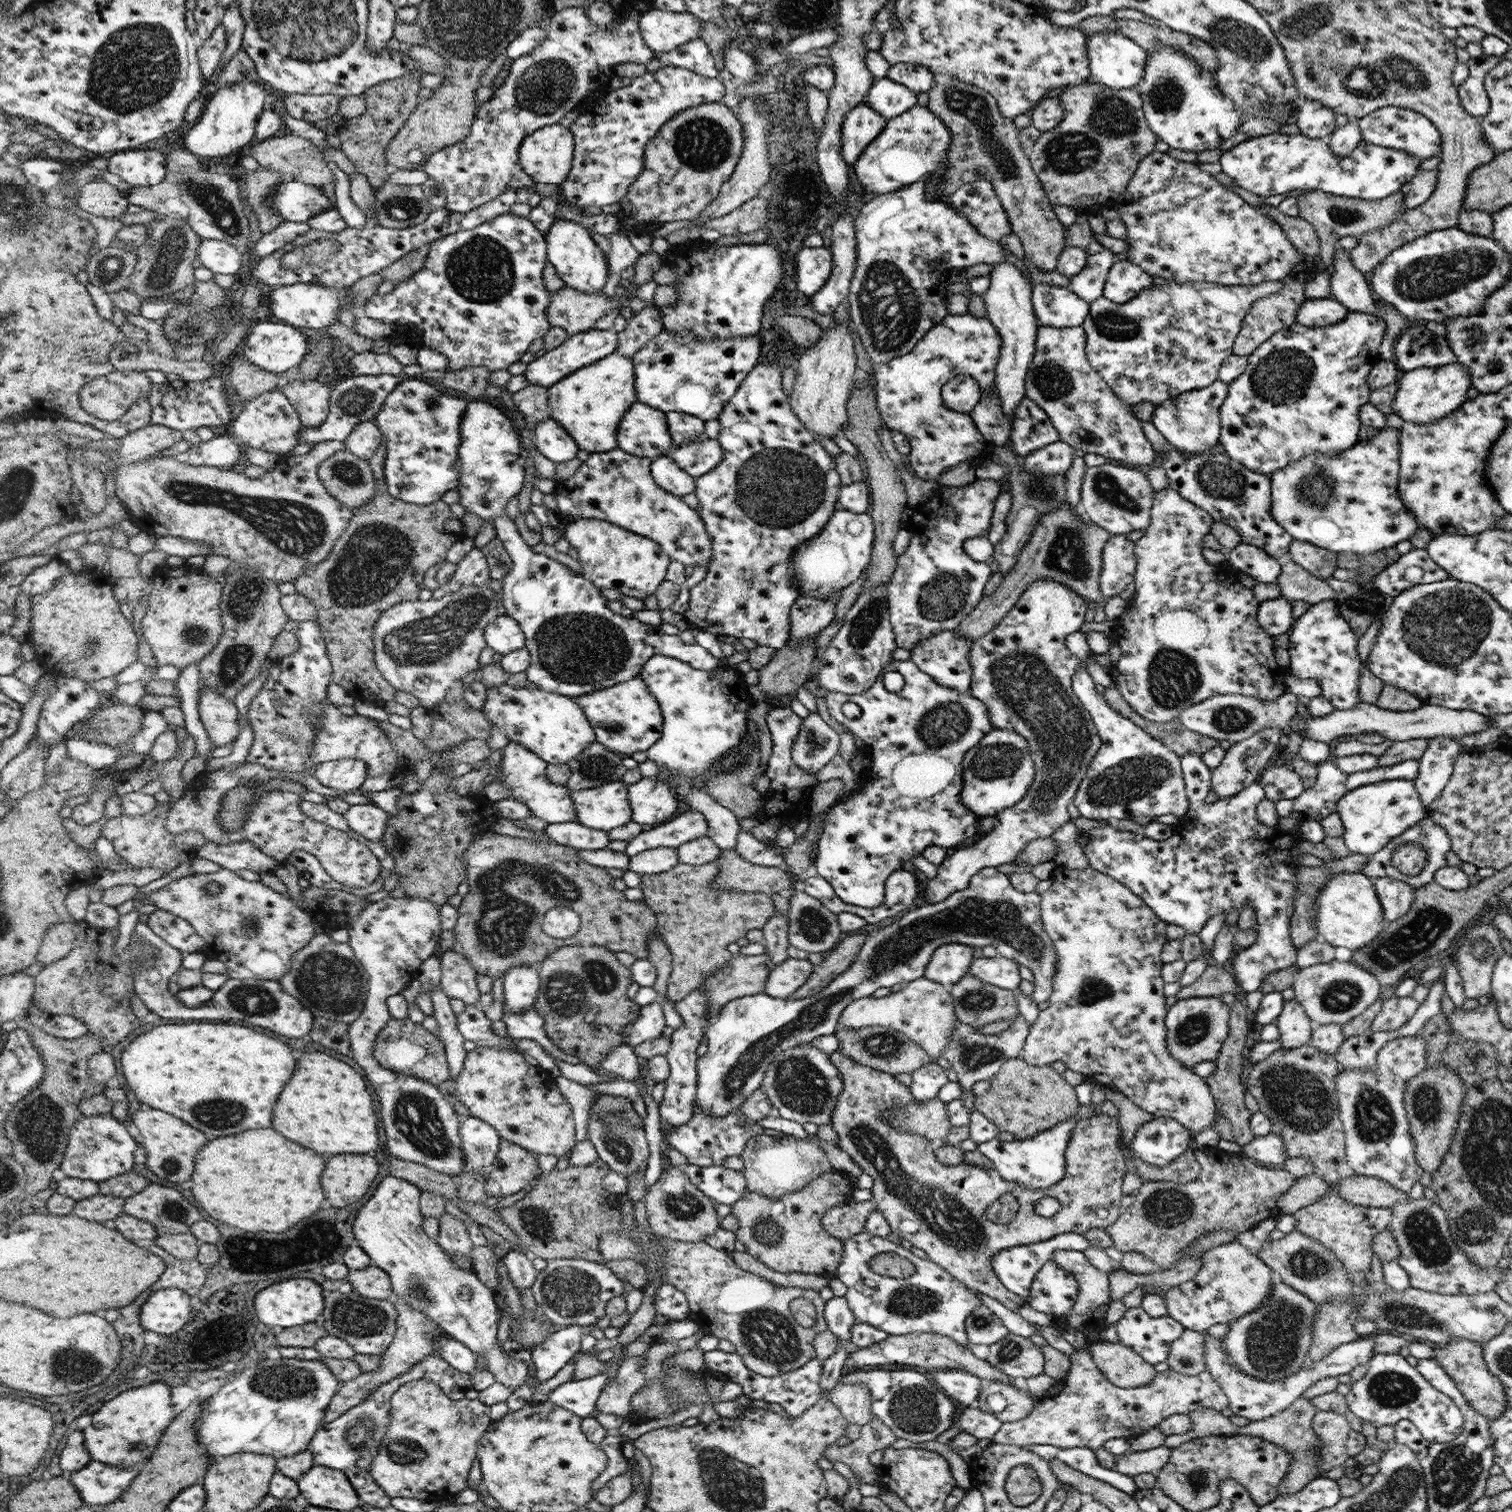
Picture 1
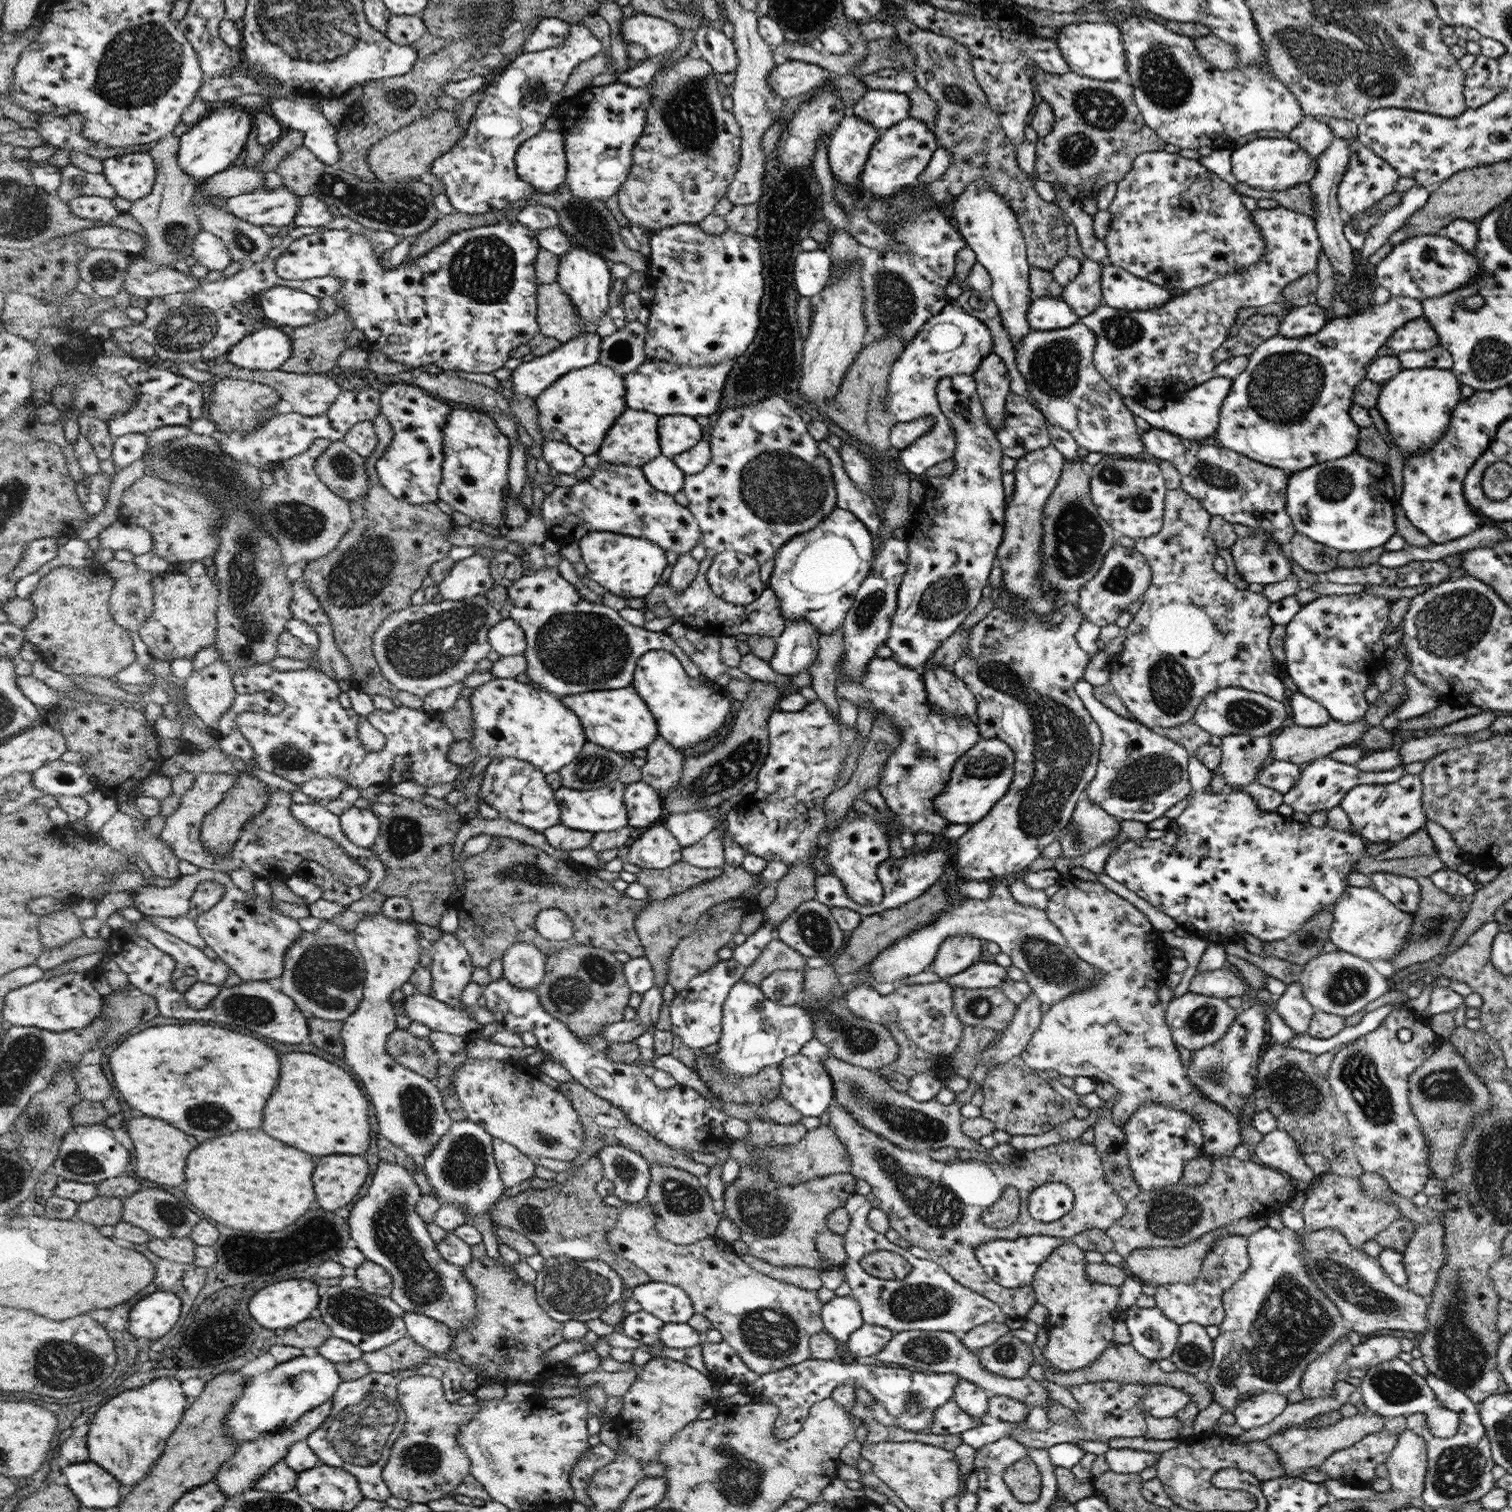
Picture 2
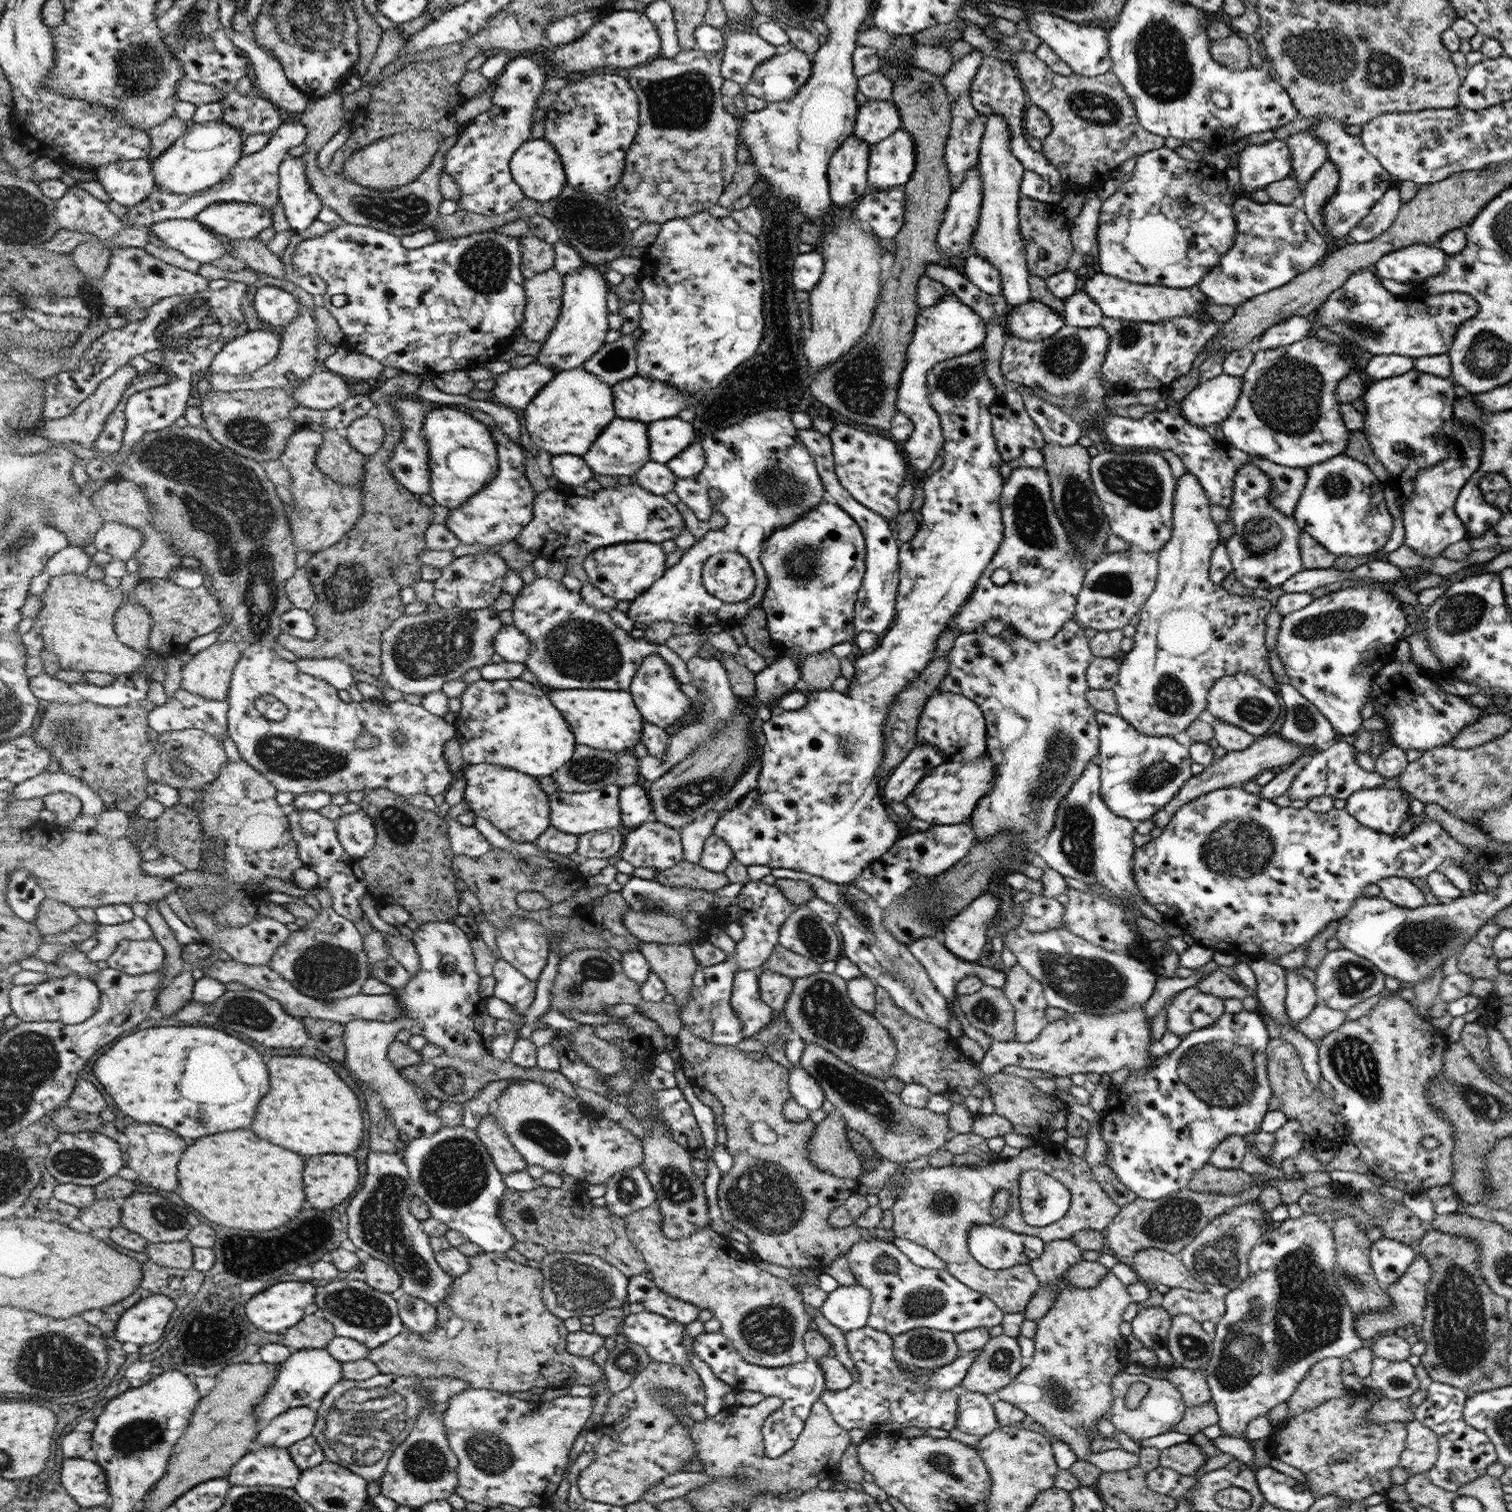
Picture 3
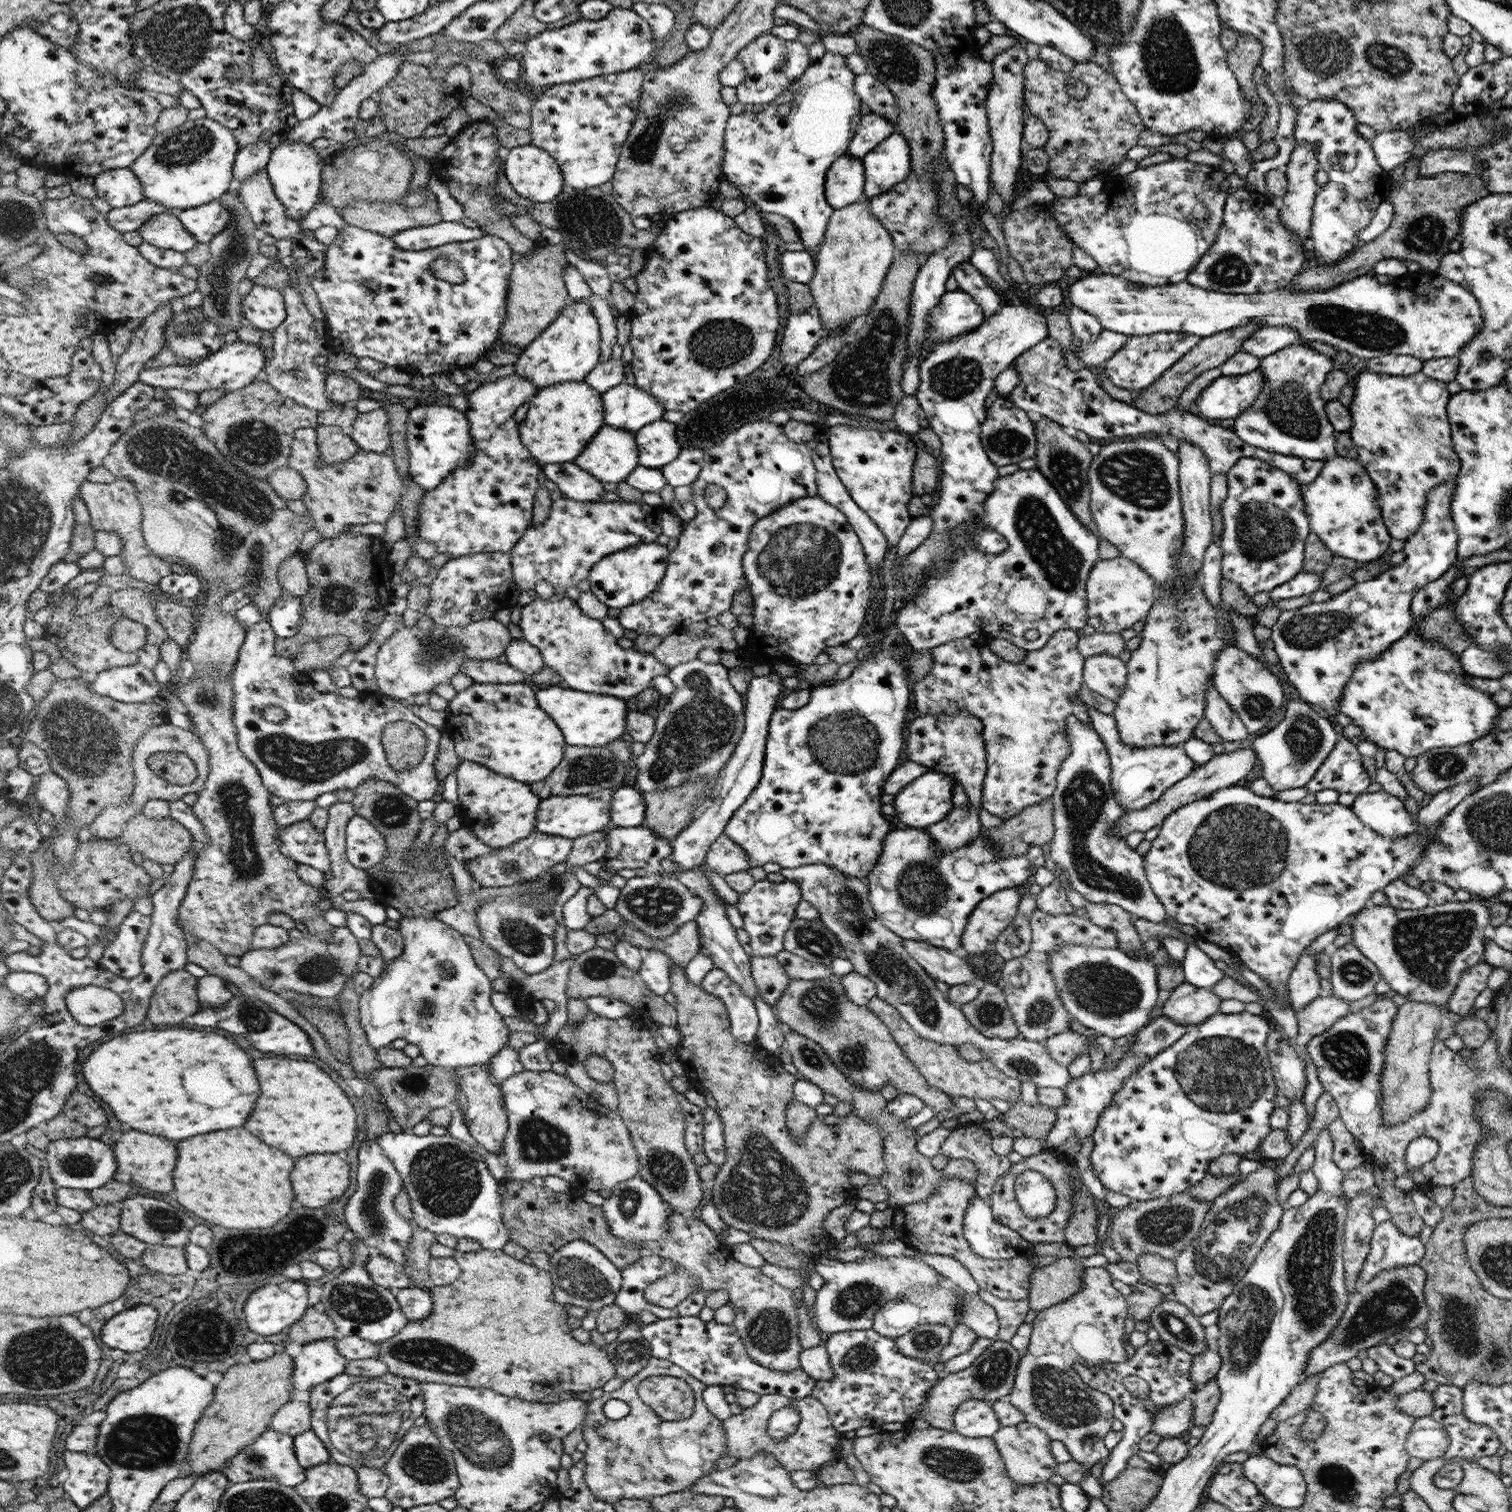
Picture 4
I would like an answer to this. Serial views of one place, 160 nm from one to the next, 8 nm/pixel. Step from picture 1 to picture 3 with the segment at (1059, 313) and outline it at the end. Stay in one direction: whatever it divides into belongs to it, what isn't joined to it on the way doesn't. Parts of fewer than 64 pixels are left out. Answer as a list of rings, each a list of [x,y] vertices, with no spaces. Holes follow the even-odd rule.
[[[1030,301],[1022,306],[1014,306],[1004,316],[1003,325],[1006,336],[1042,340],[1058,333],[1066,325],[1066,319],[1046,303]]]

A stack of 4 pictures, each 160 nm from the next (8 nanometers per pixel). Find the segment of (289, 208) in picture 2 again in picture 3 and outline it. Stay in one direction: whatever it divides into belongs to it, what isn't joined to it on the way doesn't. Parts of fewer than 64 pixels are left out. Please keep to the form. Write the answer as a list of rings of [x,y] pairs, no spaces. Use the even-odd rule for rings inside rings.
[[[216,202],[210,204],[204,211],[200,212],[197,220],[204,227],[215,232],[216,236],[223,237],[226,241],[230,239],[254,239],[264,229],[272,228],[273,212],[266,211],[264,207],[240,202]]]

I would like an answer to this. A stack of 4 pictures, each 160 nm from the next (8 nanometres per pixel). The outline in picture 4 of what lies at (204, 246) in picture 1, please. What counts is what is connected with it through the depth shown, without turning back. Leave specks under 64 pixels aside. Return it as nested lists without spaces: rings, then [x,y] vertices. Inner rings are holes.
[[[158,214],[151,219],[139,230],[145,243],[178,252],[190,252],[200,243],[178,215]]]

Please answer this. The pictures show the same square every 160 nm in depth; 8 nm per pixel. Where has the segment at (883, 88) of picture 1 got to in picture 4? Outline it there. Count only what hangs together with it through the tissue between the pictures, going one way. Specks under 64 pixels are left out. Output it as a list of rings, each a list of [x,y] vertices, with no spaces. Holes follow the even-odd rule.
[[[871,112],[864,115],[860,119],[847,153],[856,159],[863,159],[894,132],[897,132],[896,124],[884,118],[882,114]]]

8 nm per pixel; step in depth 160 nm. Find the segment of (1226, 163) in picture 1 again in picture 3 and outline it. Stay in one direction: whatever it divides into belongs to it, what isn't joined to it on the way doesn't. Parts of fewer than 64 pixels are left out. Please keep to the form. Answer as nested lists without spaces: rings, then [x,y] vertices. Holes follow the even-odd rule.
[[[1314,115],[1314,118],[1317,118],[1317,122],[1311,128],[1311,132],[1326,145],[1328,160],[1334,163],[1334,167],[1340,173],[1339,186],[1330,202],[1324,206],[1323,218],[1326,221],[1324,227],[1328,228],[1328,235],[1336,241],[1346,240],[1350,231],[1362,221],[1376,202],[1393,188],[1396,182],[1378,160],[1365,150],[1361,139],[1345,130],[1342,122],[1326,115]],[[1286,139],[1250,144],[1241,150],[1236,168],[1240,172],[1242,189],[1265,189],[1273,182],[1293,177],[1290,151]]]

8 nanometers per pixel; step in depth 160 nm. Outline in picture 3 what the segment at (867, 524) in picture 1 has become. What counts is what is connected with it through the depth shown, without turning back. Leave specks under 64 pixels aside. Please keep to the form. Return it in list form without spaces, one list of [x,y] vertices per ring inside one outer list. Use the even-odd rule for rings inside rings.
[[[827,499],[794,524],[776,529],[764,547],[760,561],[766,569],[767,582],[772,582],[772,586],[767,586],[768,598],[763,598],[761,607],[766,613],[770,639],[777,648],[796,651],[806,657],[854,641],[855,604],[866,574],[867,556],[866,538],[859,523],[843,507]]]

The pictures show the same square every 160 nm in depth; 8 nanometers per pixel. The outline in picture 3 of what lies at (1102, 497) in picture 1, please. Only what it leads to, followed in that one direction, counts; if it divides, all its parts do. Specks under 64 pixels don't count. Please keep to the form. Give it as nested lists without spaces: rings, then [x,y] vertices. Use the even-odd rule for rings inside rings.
[[[1102,449],[1098,455],[1091,457],[1092,462],[1089,464],[1089,473],[1094,482],[1094,490],[1101,499],[1104,514],[1106,515],[1108,522],[1111,523],[1111,532],[1116,534],[1116,536],[1119,536],[1122,540],[1125,540],[1131,547],[1137,546],[1144,552],[1155,555],[1156,552],[1161,549],[1161,546],[1164,546],[1165,543],[1169,541],[1173,531],[1173,496],[1175,488],[1177,487],[1177,482],[1174,480],[1170,465],[1168,465],[1168,462],[1156,450],[1138,453],[1114,453],[1108,449]]]

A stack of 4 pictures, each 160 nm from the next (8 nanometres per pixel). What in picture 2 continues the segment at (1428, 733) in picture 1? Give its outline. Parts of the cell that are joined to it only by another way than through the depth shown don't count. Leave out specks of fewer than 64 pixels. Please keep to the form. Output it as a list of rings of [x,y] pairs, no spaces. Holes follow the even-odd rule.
[[[1364,719],[1352,723],[1340,723],[1330,720],[1326,725],[1312,728],[1312,727],[1298,727],[1290,726],[1283,728],[1282,732],[1270,741],[1270,759],[1285,760],[1286,762],[1293,762],[1294,764],[1307,764],[1314,759],[1325,757],[1337,748],[1349,746],[1354,740],[1362,738],[1362,735],[1368,730],[1368,725]]]

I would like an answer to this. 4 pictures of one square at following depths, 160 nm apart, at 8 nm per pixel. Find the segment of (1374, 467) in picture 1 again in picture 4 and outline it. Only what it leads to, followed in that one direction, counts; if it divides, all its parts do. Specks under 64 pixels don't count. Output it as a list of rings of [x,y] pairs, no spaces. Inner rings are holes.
[[[1338,455],[1328,459],[1320,474],[1306,486],[1303,492],[1305,513],[1310,521],[1311,532],[1319,536],[1324,546],[1334,556],[1351,558],[1358,562],[1381,560],[1386,553],[1390,553],[1391,536],[1382,518],[1378,496],[1375,483],[1357,460]]]

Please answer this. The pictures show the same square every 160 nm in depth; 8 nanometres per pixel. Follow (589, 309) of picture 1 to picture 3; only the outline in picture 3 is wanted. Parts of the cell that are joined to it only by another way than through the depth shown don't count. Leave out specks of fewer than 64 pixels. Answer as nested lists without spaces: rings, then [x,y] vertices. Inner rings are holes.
[[[550,269],[524,279],[527,314],[520,332],[528,340],[544,342],[562,314],[564,276],[556,269]]]

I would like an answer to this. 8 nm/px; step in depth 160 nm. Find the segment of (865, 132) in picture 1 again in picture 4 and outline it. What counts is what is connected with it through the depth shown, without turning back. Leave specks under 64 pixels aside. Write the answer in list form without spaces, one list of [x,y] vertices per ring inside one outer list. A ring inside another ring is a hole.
[[[846,152],[827,172],[828,203],[835,209],[842,209],[861,201],[866,180],[863,159],[856,159]]]

